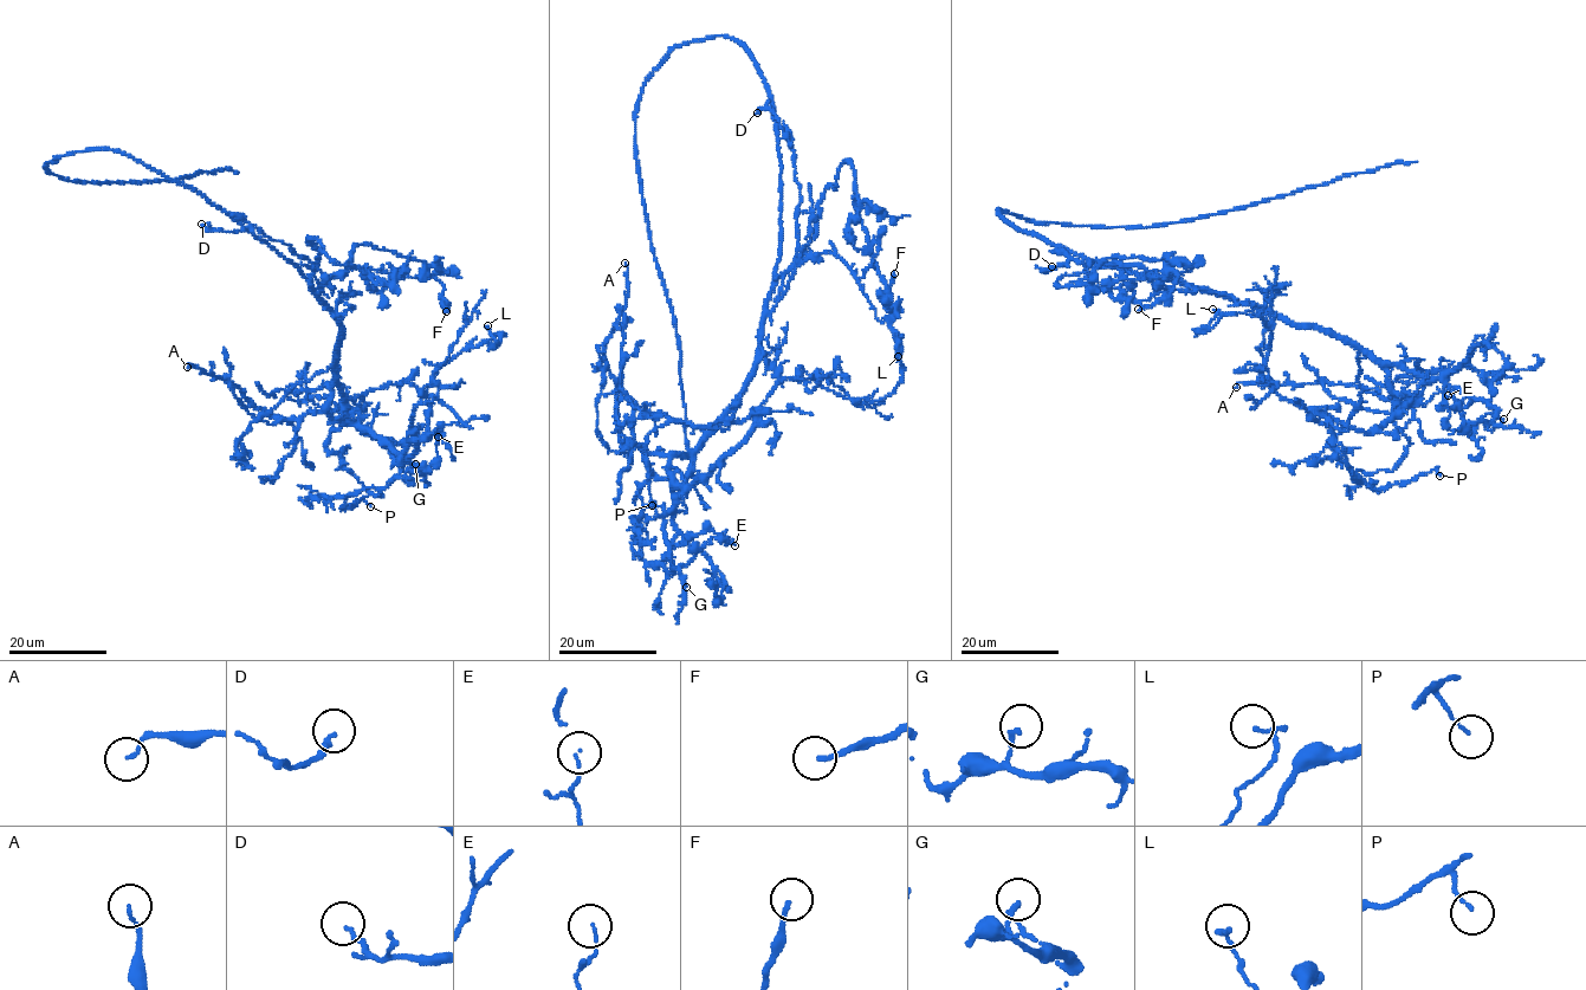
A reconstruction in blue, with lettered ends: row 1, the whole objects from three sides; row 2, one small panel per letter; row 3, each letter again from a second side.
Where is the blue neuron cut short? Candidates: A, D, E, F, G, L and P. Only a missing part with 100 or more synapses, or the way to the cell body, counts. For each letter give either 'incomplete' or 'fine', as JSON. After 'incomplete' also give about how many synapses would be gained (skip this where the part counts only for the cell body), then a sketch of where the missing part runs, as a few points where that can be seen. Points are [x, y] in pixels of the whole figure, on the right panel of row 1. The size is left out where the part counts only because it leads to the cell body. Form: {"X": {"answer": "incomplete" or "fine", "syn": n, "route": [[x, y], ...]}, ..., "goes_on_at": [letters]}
{"A": {"answer": "fine"}, "D": {"answer": "fine"}, "E": {"answer": "fine"}, "F": {"answer": "fine"}, "G": {"answer": "fine"}, "L": {"answer": "fine"}, "P": {"answer": "fine"}, "goes_on_at": []}

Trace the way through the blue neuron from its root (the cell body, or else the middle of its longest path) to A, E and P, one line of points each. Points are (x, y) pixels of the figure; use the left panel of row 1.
A: (274, 250), (299, 266), (341, 322), (331, 398), (318, 411), (271, 424), (247, 413), (226, 379), (187, 367)
E: (274, 250), (299, 266), (341, 322), (335, 381), (344, 416), (397, 463), (421, 468), (440, 458), (438, 437)
P: (274, 250), (341, 322), (329, 413), (405, 458), (415, 438), (386, 486), (342, 508), (370, 506)

